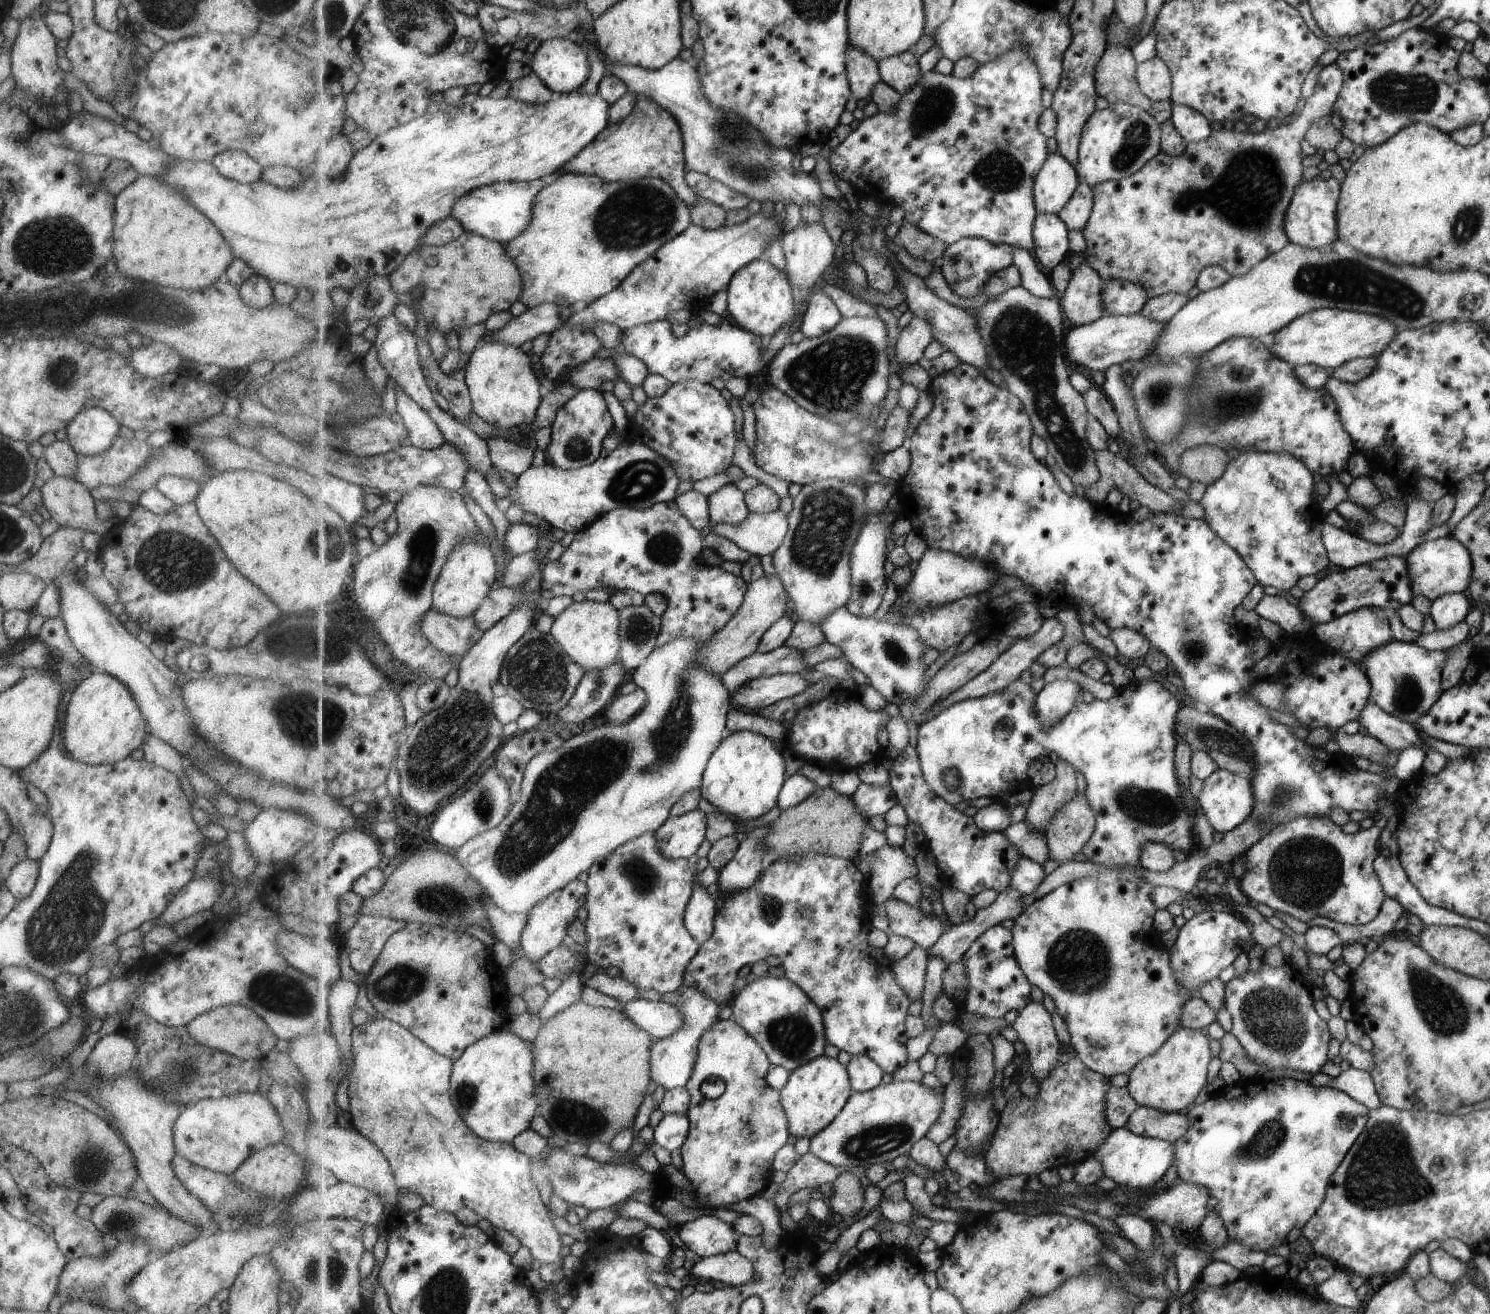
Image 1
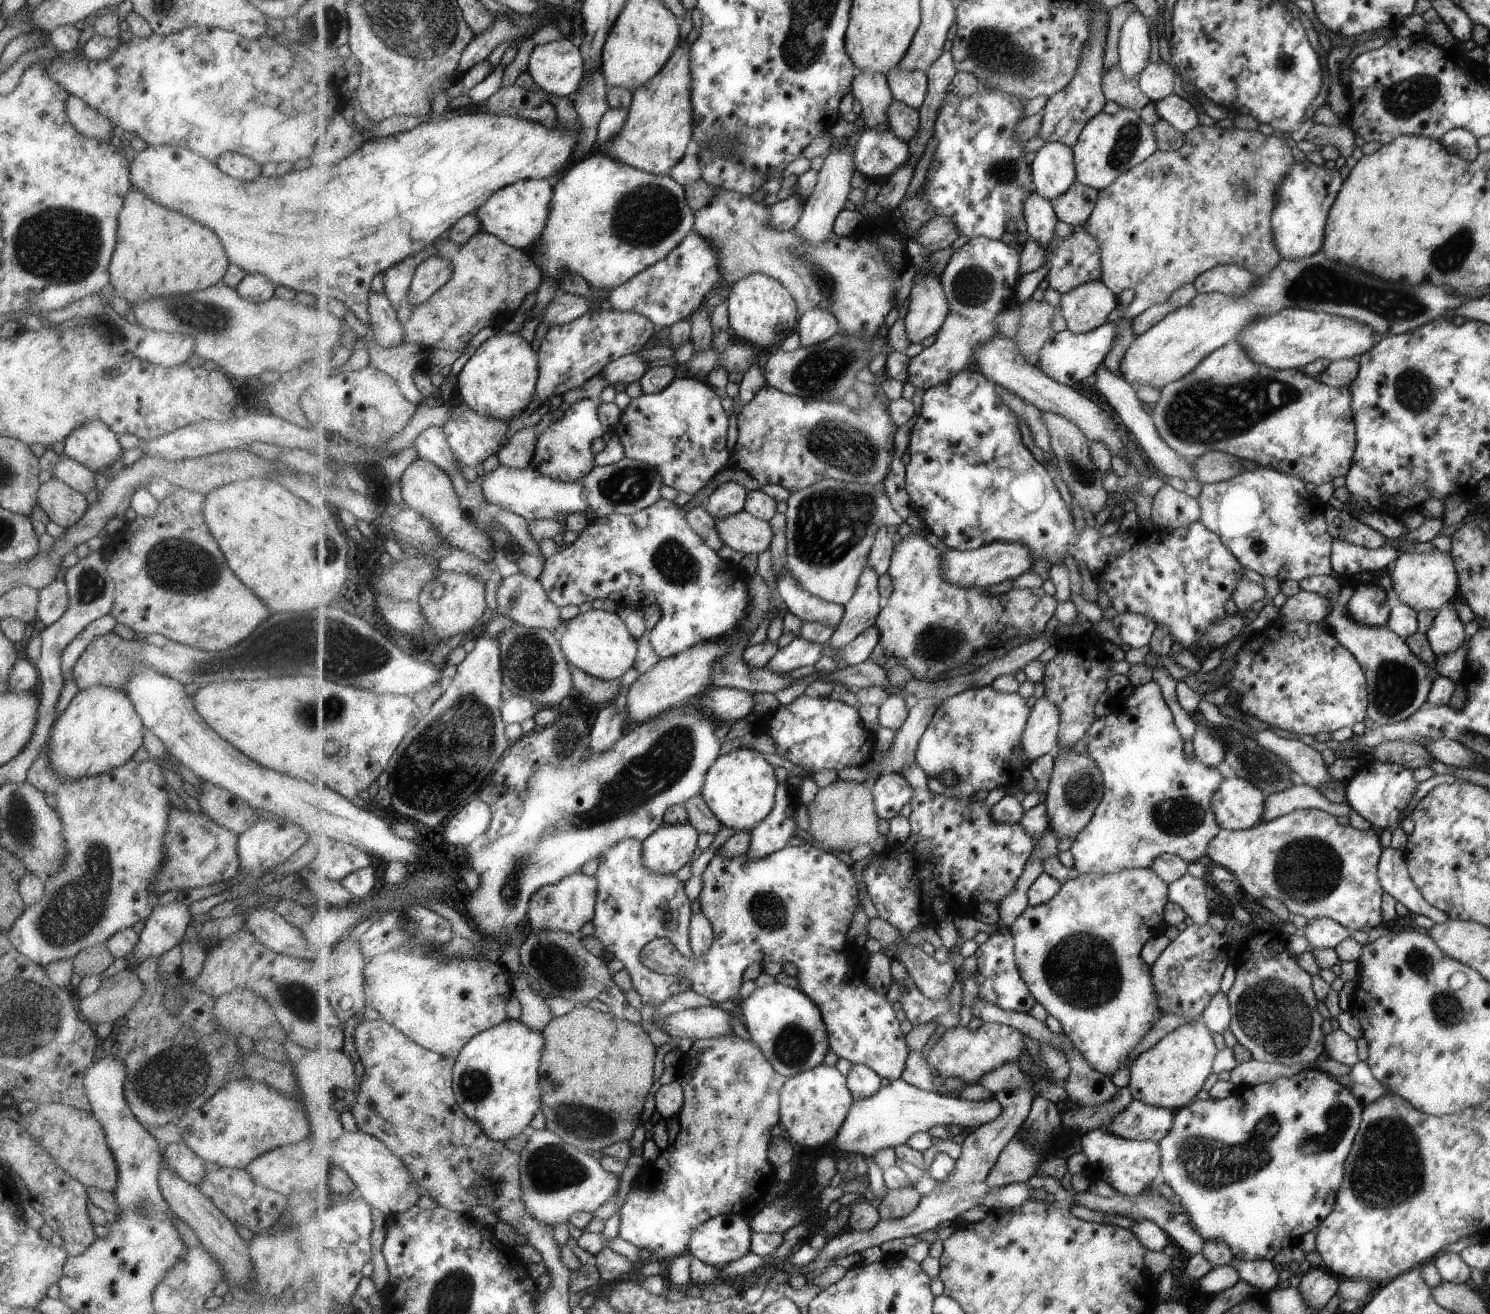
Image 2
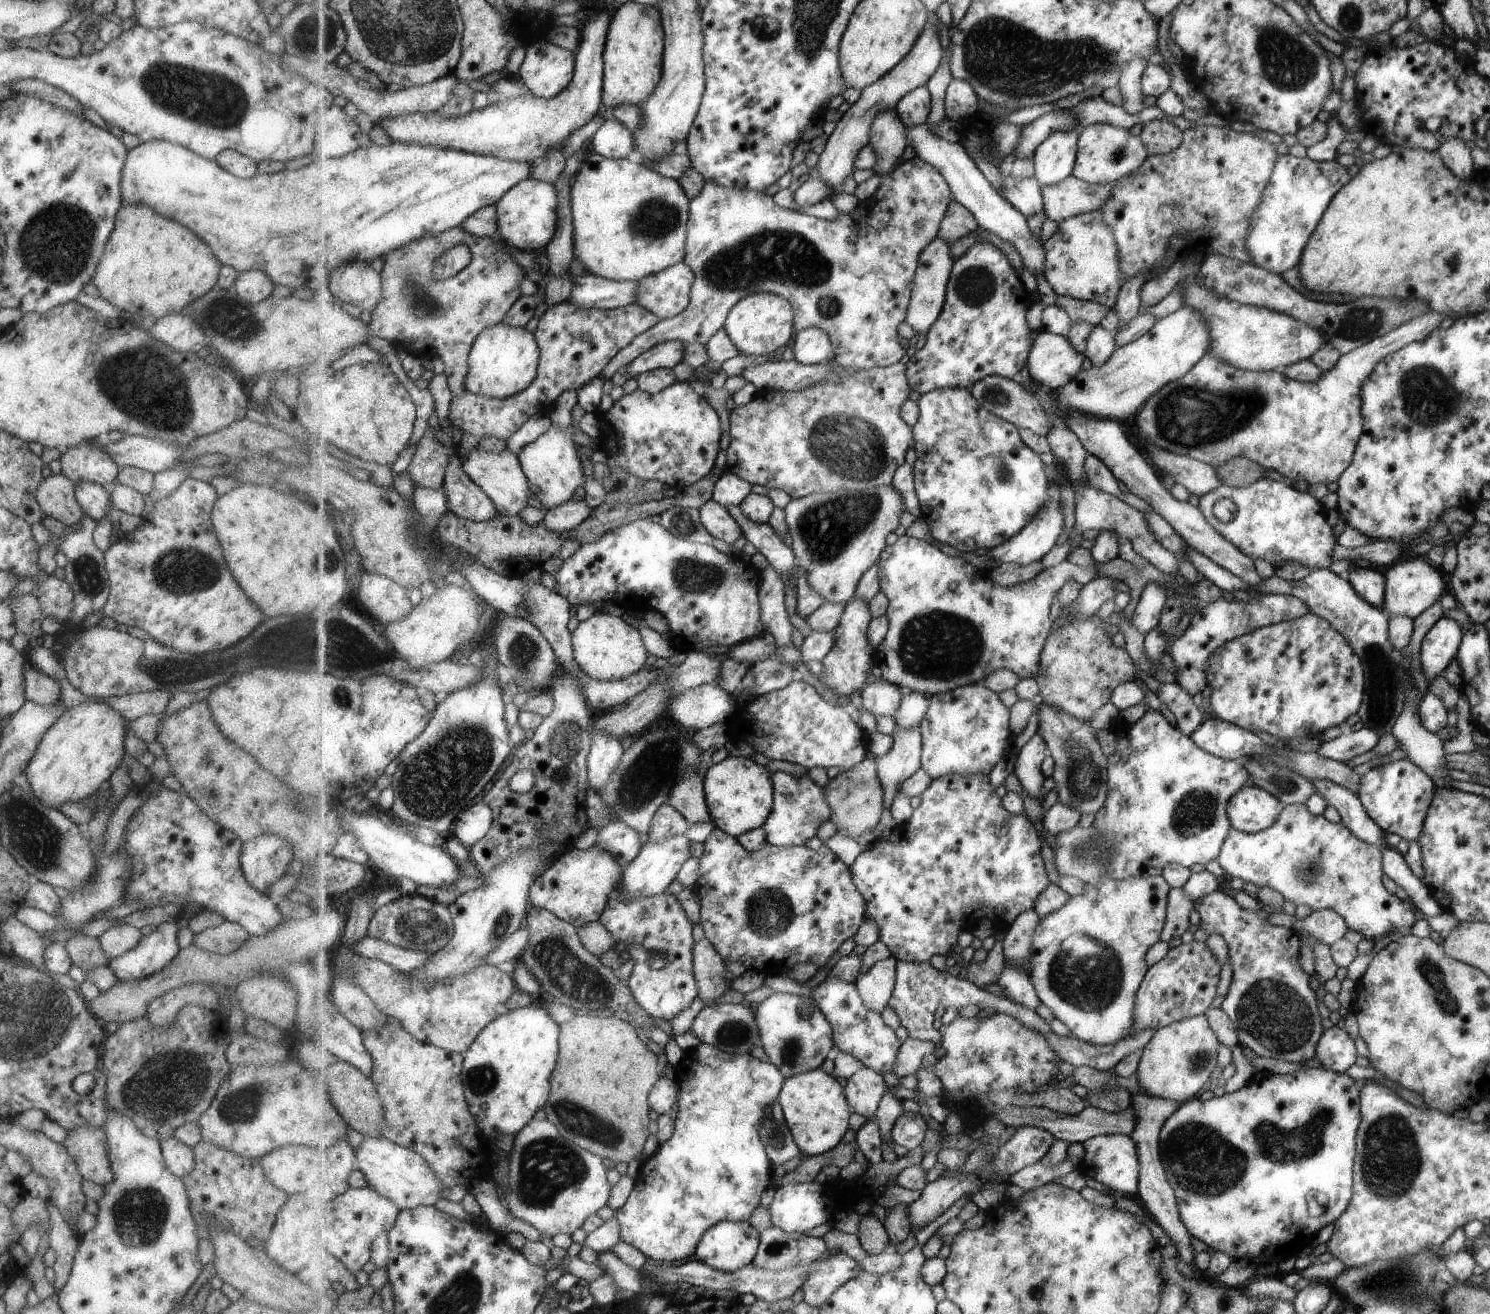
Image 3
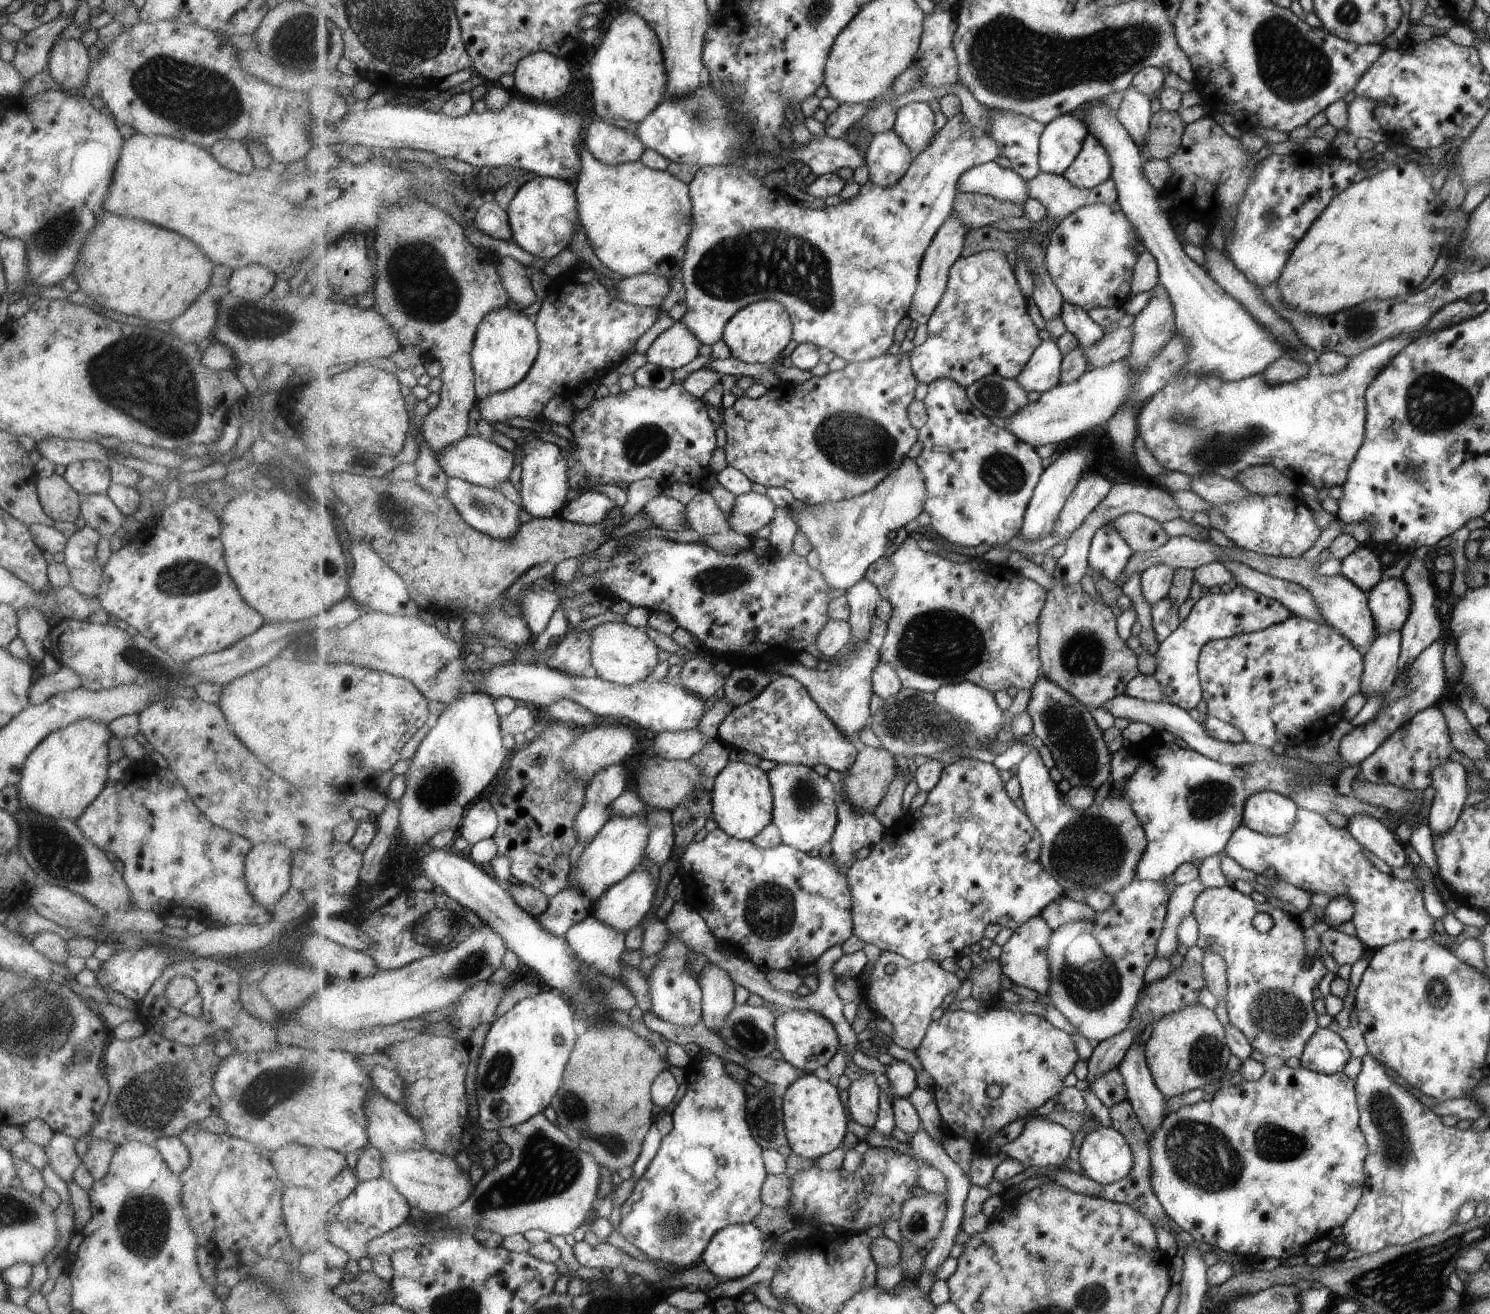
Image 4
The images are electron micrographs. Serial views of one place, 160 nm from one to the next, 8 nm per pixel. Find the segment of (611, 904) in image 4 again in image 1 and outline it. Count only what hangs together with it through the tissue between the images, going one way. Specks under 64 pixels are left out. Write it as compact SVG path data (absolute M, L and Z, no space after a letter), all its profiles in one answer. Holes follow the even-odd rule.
M695 809L680 817L669 817L661 828L656 830L657 846L659 850L669 859L687 859L701 848L705 842L708 831L708 815L701 809Z

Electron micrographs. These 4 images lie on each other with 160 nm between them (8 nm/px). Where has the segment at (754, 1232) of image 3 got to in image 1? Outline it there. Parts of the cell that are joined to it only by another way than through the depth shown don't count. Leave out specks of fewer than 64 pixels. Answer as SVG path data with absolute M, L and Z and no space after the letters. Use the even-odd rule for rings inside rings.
M701 1215L681 1225L678 1234L687 1248L701 1259L738 1250L736 1228L713 1215Z

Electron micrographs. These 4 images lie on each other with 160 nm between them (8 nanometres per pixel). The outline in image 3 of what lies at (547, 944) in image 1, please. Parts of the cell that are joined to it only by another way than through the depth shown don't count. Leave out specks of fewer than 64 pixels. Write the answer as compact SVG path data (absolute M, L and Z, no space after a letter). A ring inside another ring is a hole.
M594 844L588 849L571 848L532 884L529 902L535 907L554 912L580 928L584 924L600 920L612 892L618 888L622 872L620 862L599 845Z

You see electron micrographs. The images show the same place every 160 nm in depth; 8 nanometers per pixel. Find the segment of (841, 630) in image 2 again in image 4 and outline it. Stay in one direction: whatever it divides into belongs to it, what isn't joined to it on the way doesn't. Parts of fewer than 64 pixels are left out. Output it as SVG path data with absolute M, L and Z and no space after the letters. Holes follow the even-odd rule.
M851 636L848 644L837 652L836 656L828 658L829 666L823 672L805 670L803 664L793 660L779 660L773 664L779 675L789 675L801 684L805 684L812 693L813 699L827 712L831 720L837 722L837 726L843 729L852 740L859 743L859 734L865 728L867 720L871 719L871 698L874 695L873 674L880 664L880 642L876 637L869 636L867 640L855 640ZM835 658L835 660L833 660Z

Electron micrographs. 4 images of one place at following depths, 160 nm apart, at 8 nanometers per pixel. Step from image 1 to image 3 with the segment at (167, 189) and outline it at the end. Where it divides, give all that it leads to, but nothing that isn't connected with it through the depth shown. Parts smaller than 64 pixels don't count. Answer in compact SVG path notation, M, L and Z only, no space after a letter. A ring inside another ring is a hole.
M123 204L115 214L113 232L105 242L105 252L97 262L97 270L91 276L99 297L125 315L135 315L141 319L152 316L155 319L169 314L182 313L189 302L197 300L213 288L222 265L213 256L211 248L185 226L165 218L143 204Z

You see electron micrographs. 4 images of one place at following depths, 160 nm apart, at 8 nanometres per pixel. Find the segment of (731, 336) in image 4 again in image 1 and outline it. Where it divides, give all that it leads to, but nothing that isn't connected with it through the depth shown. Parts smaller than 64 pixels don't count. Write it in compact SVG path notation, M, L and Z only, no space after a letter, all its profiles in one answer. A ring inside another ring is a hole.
M765 257L745 265L728 286L728 312L738 325L766 339L775 336L797 316L790 278L772 266Z

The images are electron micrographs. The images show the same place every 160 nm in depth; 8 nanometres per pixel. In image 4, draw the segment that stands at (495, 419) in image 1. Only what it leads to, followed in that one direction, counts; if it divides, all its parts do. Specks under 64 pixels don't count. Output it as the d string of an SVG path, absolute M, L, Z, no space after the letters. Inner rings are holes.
M507 307L487 315L478 328L472 351L478 397L489 398L493 394L517 386L536 364L540 355L540 345L536 322L525 312L515 312Z

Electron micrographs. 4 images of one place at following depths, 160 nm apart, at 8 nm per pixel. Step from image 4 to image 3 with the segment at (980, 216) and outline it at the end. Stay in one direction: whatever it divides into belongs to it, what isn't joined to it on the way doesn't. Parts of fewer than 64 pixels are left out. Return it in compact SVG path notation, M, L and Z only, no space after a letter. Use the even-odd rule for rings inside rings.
M955 199L952 204L949 204L945 219L941 220L940 232L937 234L937 238L953 245L971 232L975 232L979 226L973 212Z

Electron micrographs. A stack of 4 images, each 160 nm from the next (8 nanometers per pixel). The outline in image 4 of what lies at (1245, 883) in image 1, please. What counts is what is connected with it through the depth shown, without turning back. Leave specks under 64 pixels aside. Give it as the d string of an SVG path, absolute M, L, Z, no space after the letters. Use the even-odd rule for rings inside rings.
M1296 808L1295 823L1287 832L1264 835L1242 824L1224 847L1225 855L1254 874L1272 871L1279 880L1310 895L1347 896L1353 906L1351 924L1355 927L1356 937L1366 948L1375 951L1399 939L1436 938L1434 918L1426 915L1422 889L1414 878L1399 882L1392 875L1381 874L1365 858L1364 850L1345 827L1330 826L1323 814L1299 808Z

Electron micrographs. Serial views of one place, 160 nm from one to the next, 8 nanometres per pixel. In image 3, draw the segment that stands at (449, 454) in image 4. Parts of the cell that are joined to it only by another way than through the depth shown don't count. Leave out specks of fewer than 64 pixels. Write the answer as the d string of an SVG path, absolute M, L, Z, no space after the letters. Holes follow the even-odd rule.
M507 448L502 452L485 452L474 449L465 458L465 473L491 498L500 515L518 516L529 504L529 498L536 496L519 458Z

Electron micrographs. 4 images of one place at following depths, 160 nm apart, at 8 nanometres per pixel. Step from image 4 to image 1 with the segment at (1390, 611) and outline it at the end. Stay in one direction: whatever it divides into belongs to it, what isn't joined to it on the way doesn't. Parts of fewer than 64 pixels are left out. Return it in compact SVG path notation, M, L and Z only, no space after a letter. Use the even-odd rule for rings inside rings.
M1445 535L1428 541L1423 540L1414 546L1405 556L1410 588L1413 595L1421 595L1430 602L1439 595L1447 593L1465 593L1471 582L1472 557L1465 545L1451 535Z

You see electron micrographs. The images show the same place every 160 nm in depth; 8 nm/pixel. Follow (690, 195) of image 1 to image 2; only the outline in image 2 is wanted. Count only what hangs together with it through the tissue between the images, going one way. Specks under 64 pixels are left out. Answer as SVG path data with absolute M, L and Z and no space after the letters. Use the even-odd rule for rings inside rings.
M683 38L665 68L634 92L626 125L610 143L597 144L596 151L600 155L607 155L618 163L656 175L671 171L684 158L692 148L694 133L690 48Z

